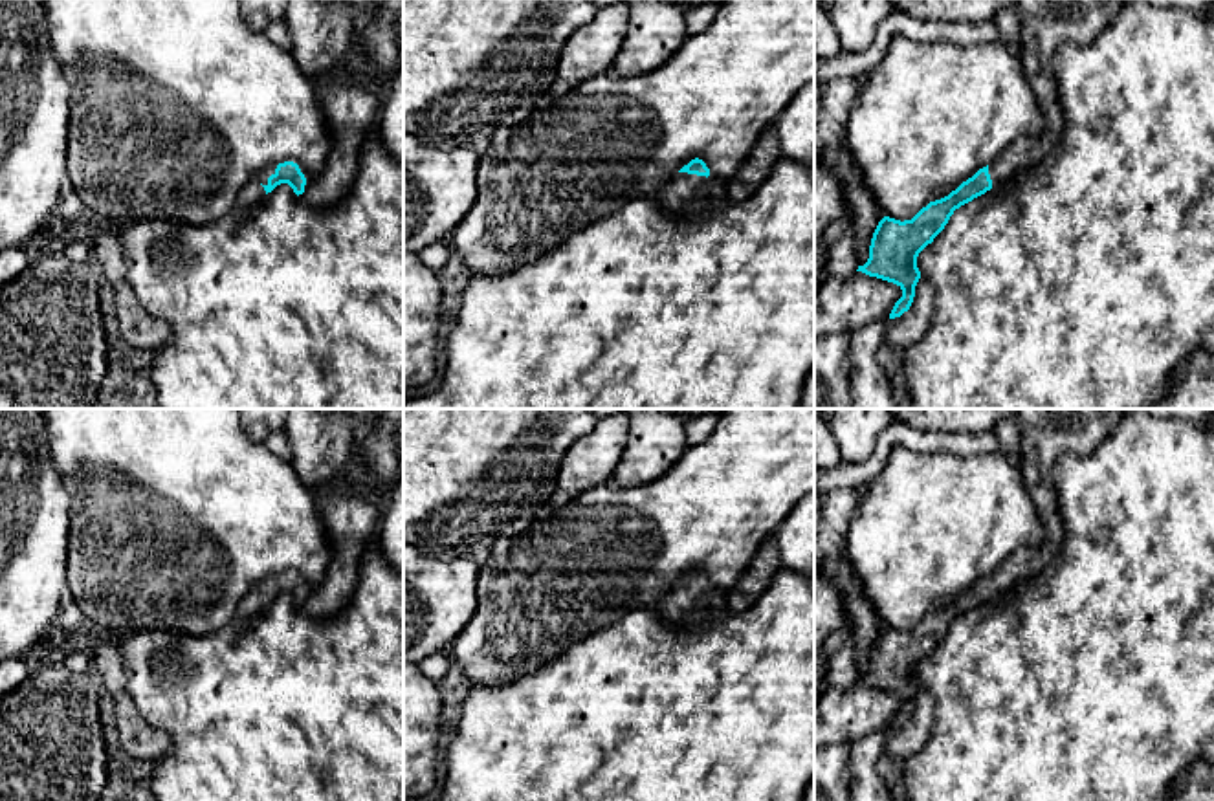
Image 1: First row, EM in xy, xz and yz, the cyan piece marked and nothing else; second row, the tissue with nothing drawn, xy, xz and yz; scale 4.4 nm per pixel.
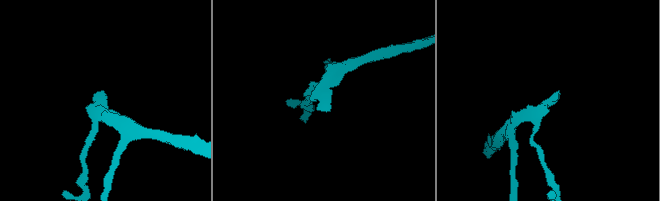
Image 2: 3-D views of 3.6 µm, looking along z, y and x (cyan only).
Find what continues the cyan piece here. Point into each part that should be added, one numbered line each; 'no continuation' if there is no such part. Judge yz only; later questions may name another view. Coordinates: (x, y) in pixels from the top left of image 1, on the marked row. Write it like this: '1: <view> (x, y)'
1: yz (1046, 24)

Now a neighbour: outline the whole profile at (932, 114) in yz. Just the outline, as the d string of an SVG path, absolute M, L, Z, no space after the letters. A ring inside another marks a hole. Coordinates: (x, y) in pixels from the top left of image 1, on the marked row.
M895 37L867 77L842 143L882 213L904 222L930 202L948 196L1020 137L1036 137L1042 130L1043 114L1025 79L1018 48Z

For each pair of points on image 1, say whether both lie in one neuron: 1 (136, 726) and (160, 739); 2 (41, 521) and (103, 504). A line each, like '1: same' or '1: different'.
1: same
2: different

